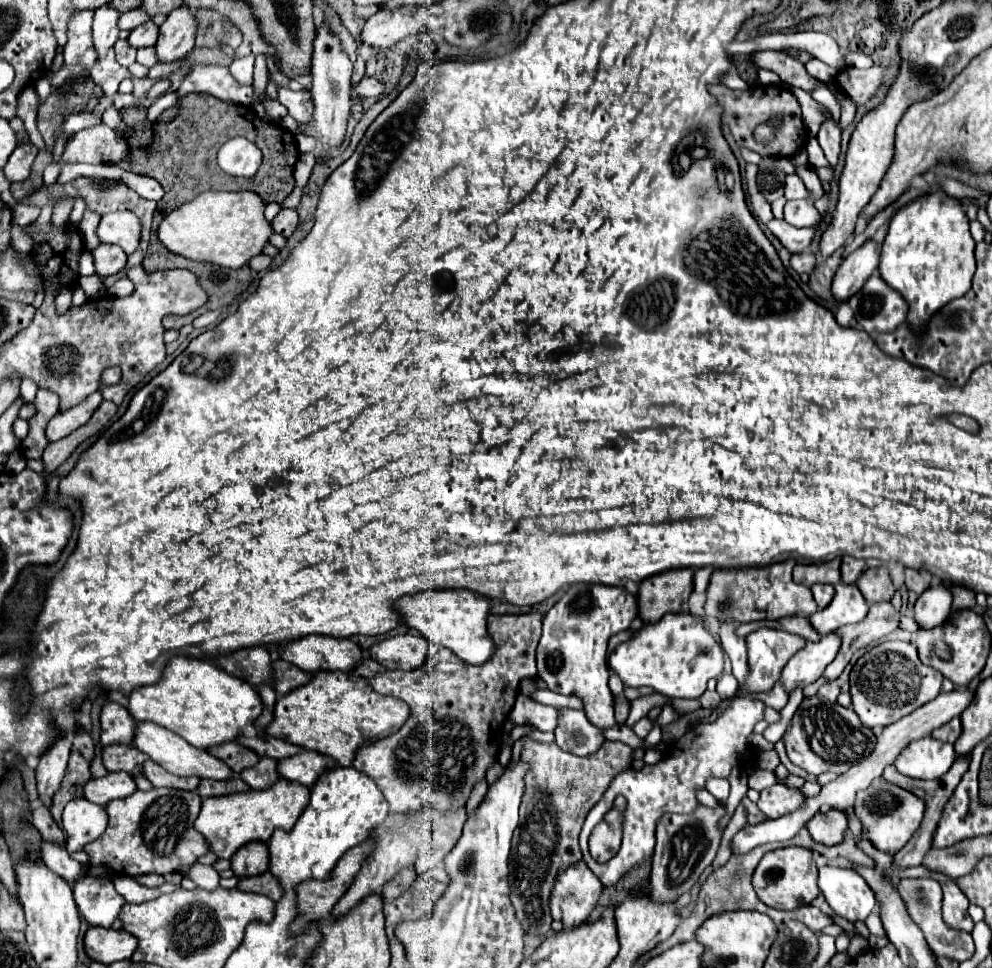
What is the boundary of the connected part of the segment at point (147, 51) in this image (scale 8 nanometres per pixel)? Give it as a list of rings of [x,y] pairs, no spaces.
[[[154,46],[138,50],[138,62],[144,64],[144,66],[148,66],[148,68],[152,68],[154,64],[158,64],[158,58],[156,58],[156,52],[154,52]]]

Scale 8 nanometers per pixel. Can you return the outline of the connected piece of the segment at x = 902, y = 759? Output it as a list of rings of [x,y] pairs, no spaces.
[[[932,736],[910,742],[894,760],[894,766],[900,774],[910,778],[934,780],[948,772],[956,754],[954,746],[948,742],[934,740]]]

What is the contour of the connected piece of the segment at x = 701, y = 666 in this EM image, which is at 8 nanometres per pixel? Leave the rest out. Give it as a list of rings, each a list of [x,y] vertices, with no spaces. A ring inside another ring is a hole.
[[[666,614],[658,624],[644,624],[630,642],[620,644],[608,658],[612,672],[624,686],[650,686],[658,694],[676,698],[698,698],[710,678],[718,678],[724,666],[724,650],[704,628],[704,620],[692,614]]]

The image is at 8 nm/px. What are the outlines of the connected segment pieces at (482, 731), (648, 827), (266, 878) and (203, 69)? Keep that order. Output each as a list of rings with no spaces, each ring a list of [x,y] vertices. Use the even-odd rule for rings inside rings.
[[[490,614],[488,624],[498,650],[484,666],[466,664],[448,648],[440,648],[416,670],[386,670],[370,682],[376,692],[402,698],[410,706],[410,716],[398,732],[378,740],[376,744],[360,748],[354,758],[354,768],[376,782],[390,804],[390,812],[408,814],[418,812],[424,806],[440,812],[456,812],[466,806],[474,786],[486,778],[488,768],[498,760],[500,732],[508,720],[508,712],[514,708],[516,696],[520,694],[520,680],[536,676],[536,646],[542,632],[542,614]]]
[[[732,698],[728,708],[712,722],[700,722],[694,724],[670,750],[668,756],[664,756],[660,762],[656,764],[646,764],[642,770],[632,770],[628,768],[626,772],[620,772],[610,788],[606,790],[606,794],[602,796],[602,800],[588,812],[584,828],[580,832],[580,848],[584,854],[584,862],[588,864],[588,868],[600,878],[600,882],[604,886],[616,886],[630,870],[646,864],[652,854],[654,854],[654,832],[656,832],[656,824],[662,818],[662,814],[666,812],[678,812],[678,814],[692,814],[696,812],[696,808],[700,806],[696,792],[706,788],[706,782],[710,778],[730,778],[732,770],[750,764],[750,756],[754,760],[754,754],[750,754],[750,746],[748,746],[748,736],[754,730],[754,724],[762,720],[762,712],[764,712],[764,704],[758,700],[748,700],[748,698]],[[616,796],[624,796],[628,800],[626,804],[626,812],[624,812],[624,838],[622,838],[622,846],[620,852],[604,862],[598,864],[596,860],[592,860],[590,852],[588,852],[588,836],[592,832],[592,828],[604,818],[604,814],[612,808],[612,802]]]
[[[264,872],[260,876],[252,876],[252,878],[242,878],[238,882],[238,890],[270,896],[274,902],[278,902],[278,898],[282,896],[282,888],[280,888],[278,880],[274,876],[270,876],[270,872]]]
[[[194,66],[178,88],[178,96],[182,98],[190,92],[208,92],[224,102],[246,106],[252,98],[252,86],[240,86],[222,66]]]

